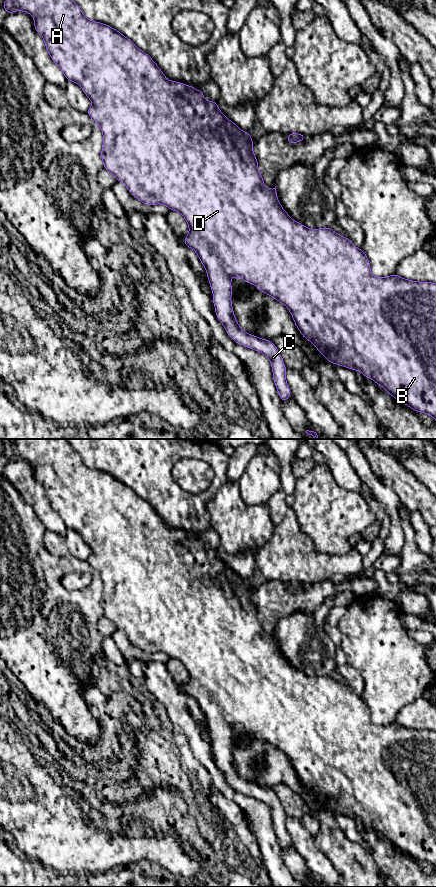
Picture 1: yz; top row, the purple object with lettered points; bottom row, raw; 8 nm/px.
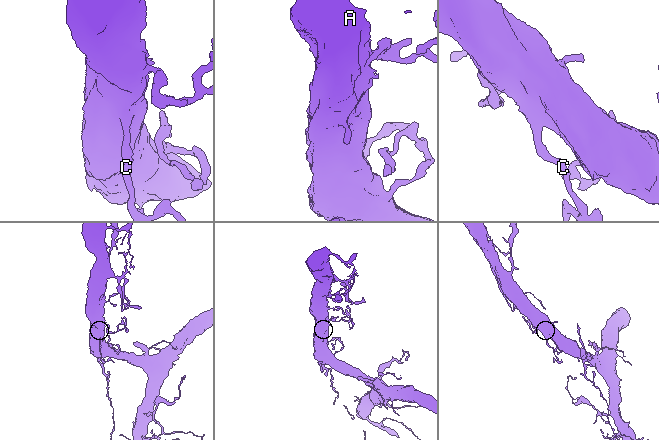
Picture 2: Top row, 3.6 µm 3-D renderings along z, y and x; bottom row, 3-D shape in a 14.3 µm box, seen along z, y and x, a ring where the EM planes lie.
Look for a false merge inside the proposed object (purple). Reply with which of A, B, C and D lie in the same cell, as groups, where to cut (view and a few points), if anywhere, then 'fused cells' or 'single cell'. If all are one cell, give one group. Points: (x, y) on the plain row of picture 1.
A B C D | no cut | single cell

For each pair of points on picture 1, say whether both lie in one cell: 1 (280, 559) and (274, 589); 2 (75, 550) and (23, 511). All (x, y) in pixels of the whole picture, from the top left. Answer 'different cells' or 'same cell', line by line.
1: different cells
2: different cells

